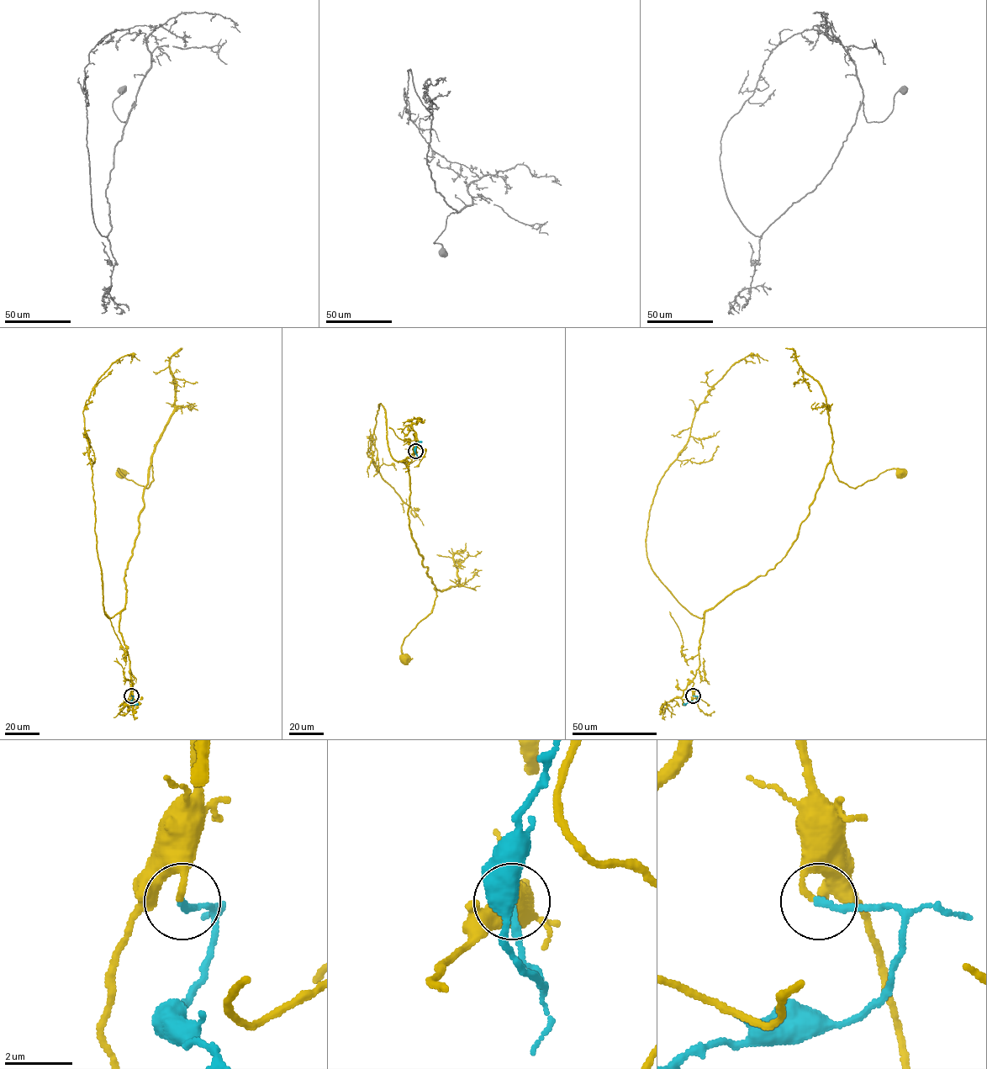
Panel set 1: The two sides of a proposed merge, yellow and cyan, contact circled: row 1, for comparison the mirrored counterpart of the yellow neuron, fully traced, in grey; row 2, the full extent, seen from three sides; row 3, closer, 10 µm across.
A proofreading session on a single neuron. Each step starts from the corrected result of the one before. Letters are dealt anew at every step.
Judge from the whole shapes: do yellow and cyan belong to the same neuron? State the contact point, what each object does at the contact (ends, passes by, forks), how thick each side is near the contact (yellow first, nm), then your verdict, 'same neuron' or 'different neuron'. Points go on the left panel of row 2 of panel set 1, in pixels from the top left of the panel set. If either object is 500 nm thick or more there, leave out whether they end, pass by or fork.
at (131, 695); yellow ends there; cyan ends there; 150 nm thick on the yellow side, 200 nm on the other; same neuron

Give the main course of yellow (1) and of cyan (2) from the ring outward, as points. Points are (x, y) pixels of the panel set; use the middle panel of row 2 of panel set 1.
1: (415, 450), (414, 457), (403, 460), (409, 477), (409, 526), (436, 596), (431, 611), (404, 637), (403, 658)
2: (415, 451), (417, 455), (415, 447), (419, 441), (422, 441)

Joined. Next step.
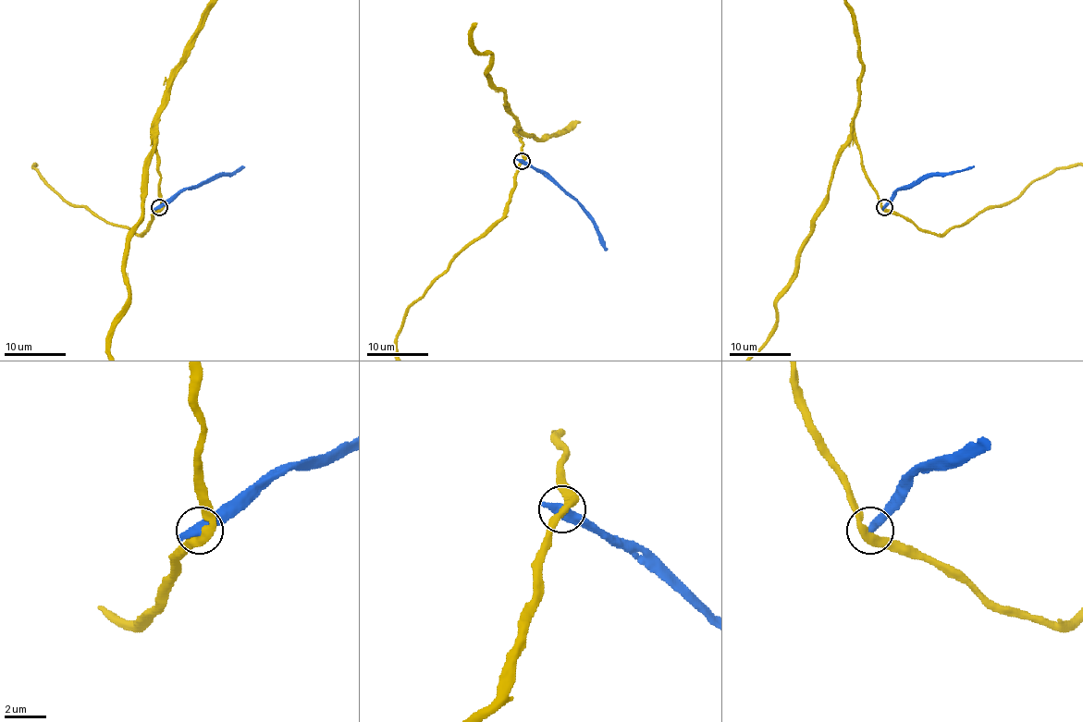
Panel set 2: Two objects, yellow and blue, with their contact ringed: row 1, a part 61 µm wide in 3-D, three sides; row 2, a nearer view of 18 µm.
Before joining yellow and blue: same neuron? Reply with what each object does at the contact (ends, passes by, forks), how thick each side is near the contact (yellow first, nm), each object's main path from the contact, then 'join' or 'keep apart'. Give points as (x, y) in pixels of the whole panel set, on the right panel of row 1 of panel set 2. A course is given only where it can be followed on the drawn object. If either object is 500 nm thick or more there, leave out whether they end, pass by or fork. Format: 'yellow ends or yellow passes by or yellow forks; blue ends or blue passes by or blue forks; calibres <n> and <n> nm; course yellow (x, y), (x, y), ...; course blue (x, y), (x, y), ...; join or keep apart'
calibres 400 and 550 nm; course blue (884, 206), (903, 187), (973, 166); keep apart

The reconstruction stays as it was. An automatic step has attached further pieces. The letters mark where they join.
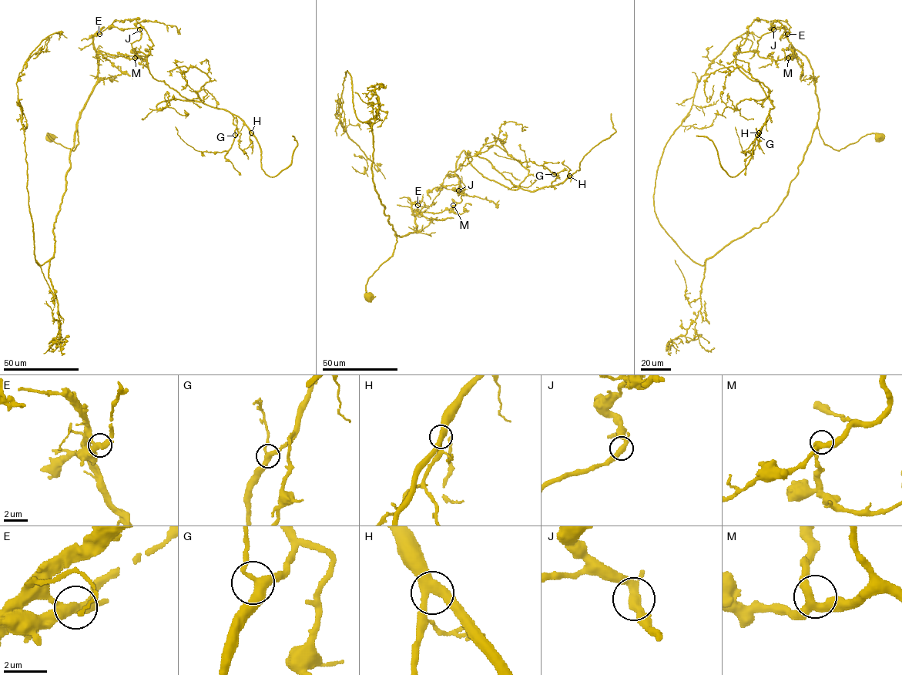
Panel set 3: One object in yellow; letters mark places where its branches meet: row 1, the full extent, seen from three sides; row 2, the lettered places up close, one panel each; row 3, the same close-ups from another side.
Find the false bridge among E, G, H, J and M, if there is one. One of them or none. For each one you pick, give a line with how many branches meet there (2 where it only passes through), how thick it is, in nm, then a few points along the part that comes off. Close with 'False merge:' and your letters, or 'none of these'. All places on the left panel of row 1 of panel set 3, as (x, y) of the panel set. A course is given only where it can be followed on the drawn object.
E: 3 | 360 nm | (99, 34), (135, 19), (153, 44), (149, 73), (236, 115), (269, 176), (291, 162), (292, 136)
False merge: E

